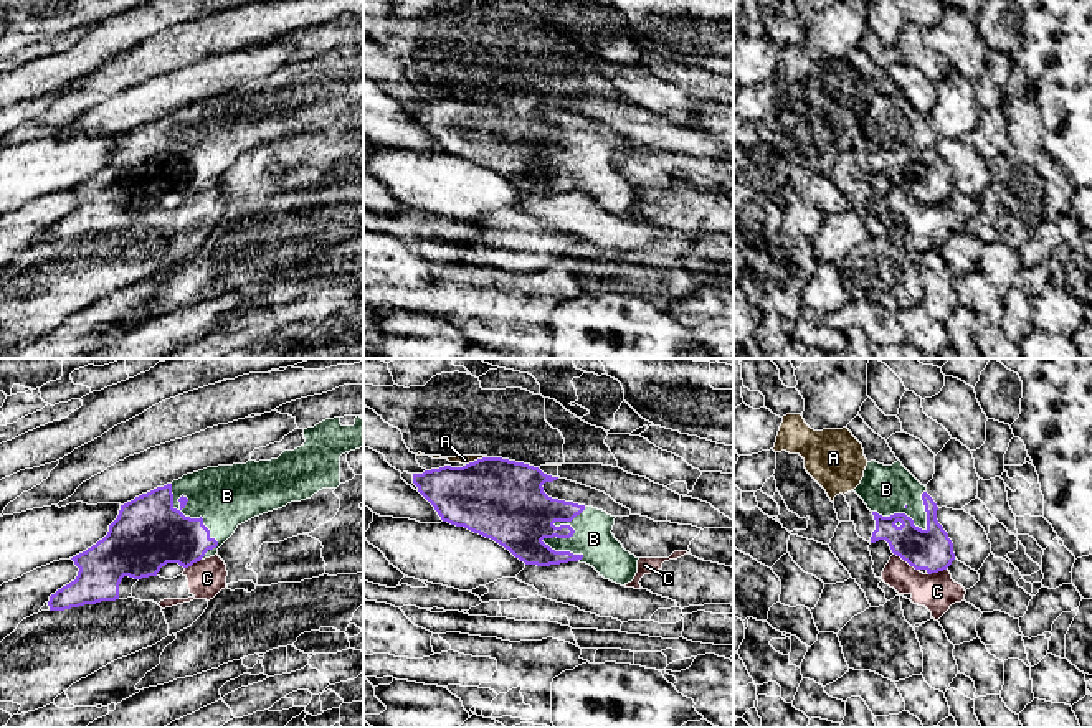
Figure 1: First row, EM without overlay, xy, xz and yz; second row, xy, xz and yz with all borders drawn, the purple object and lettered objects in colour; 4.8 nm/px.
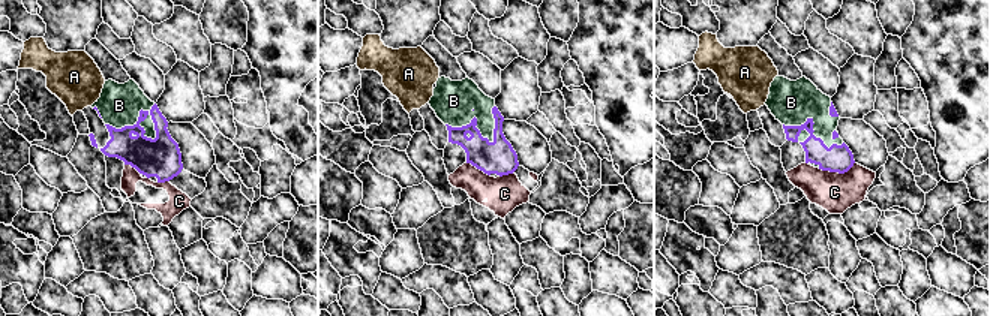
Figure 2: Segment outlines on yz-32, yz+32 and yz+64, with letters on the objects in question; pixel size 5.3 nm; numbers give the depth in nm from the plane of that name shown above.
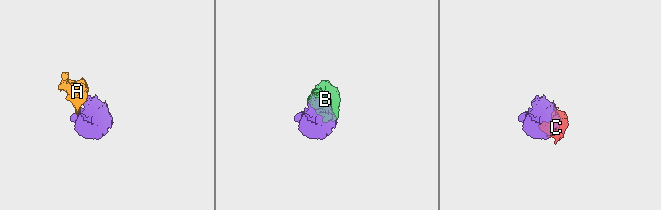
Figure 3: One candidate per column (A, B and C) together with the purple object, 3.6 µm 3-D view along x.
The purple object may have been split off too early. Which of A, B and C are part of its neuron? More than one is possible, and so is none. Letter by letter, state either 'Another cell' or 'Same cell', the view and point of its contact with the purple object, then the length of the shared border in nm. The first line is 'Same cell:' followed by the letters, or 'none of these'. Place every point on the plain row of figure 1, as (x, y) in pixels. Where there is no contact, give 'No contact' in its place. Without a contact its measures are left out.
Same cell: B
A: Another cell. Touches purple at xz (476, 91). Shared border 110 nm
B: Same cell. Touches purple at xz (569, 167). Shared border 280 nm
C: Another cell. Touches purple at yz (906, 190). Shared border 150 nm

